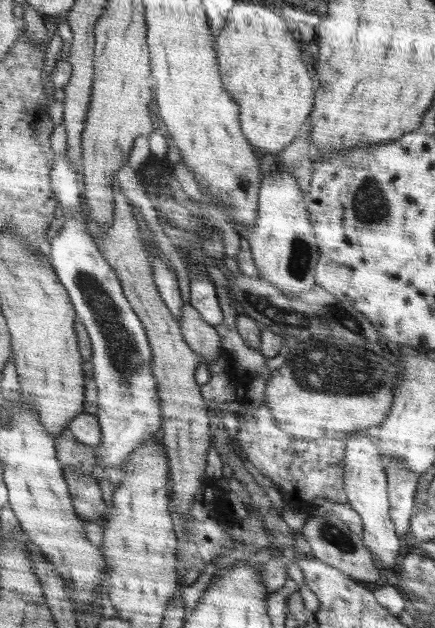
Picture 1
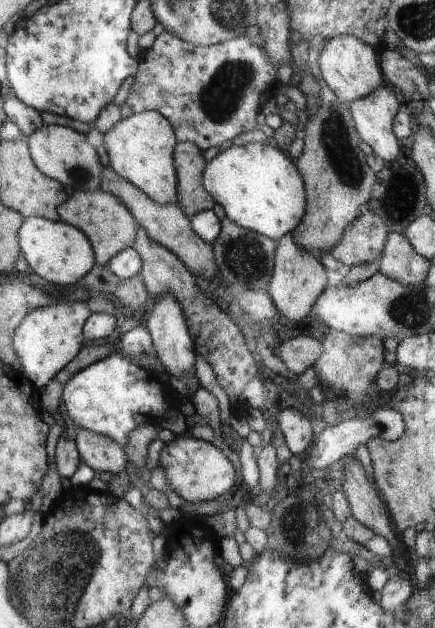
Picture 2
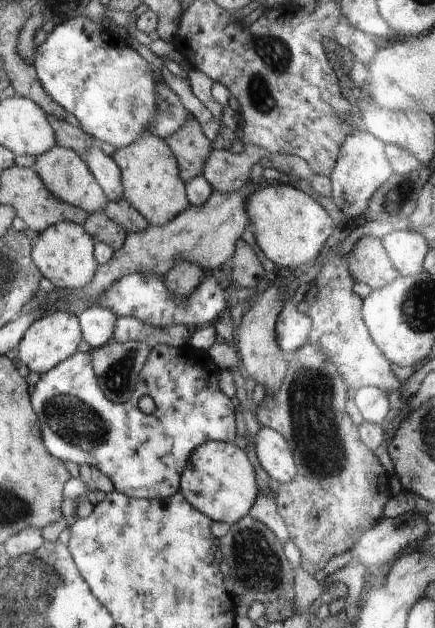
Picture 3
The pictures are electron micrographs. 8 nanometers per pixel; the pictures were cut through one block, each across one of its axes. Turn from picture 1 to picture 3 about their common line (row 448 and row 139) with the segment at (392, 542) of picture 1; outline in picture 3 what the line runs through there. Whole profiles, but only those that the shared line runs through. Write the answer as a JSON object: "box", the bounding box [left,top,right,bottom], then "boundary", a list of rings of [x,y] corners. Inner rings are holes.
{"box":[329,130,394,222],"boundary":[[[365,130],[349,134],[340,147],[334,168],[329,174],[332,184],[331,197],[348,222],[350,218],[360,216],[368,208],[368,202],[374,196],[374,192],[394,173],[385,153],[385,145]]]}

